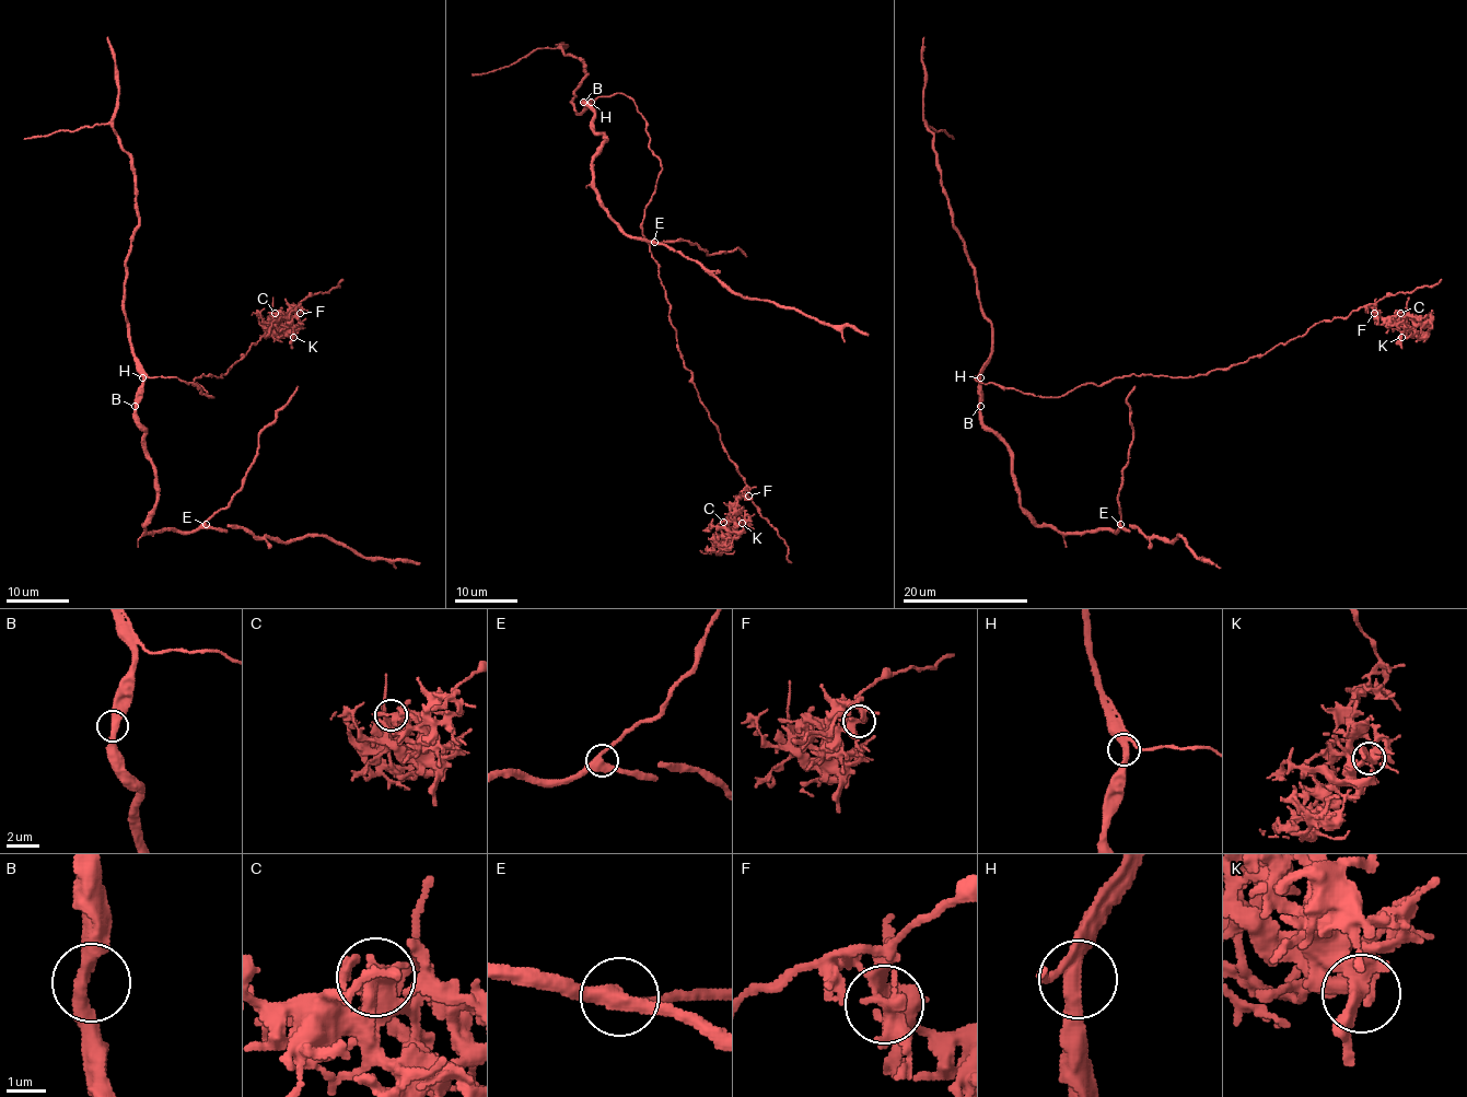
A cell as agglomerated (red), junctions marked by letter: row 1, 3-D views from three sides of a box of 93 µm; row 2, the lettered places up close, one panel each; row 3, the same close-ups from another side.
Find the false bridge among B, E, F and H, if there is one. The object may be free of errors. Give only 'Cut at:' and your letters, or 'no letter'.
Cut at: F

